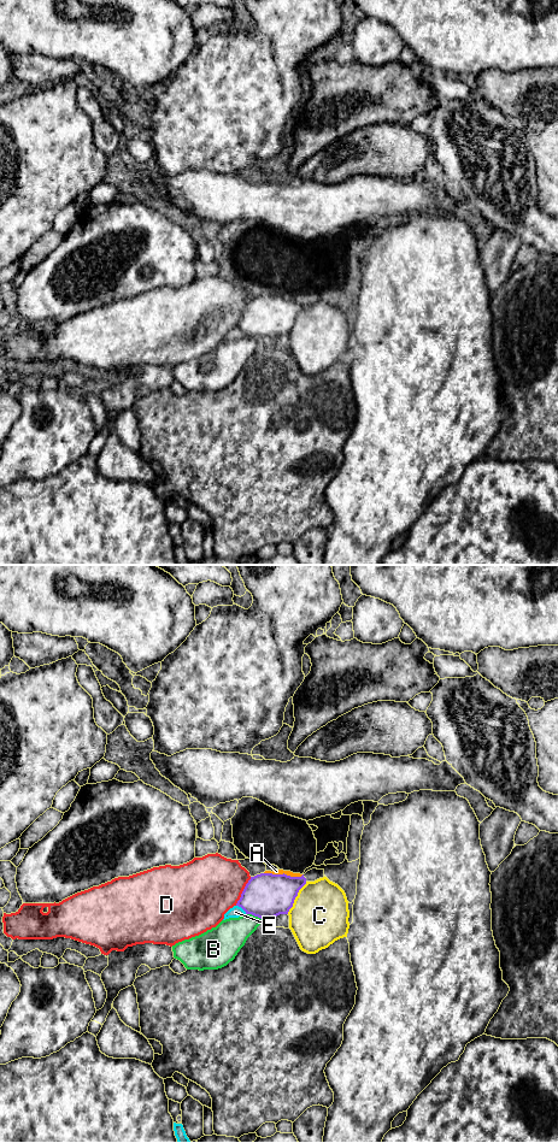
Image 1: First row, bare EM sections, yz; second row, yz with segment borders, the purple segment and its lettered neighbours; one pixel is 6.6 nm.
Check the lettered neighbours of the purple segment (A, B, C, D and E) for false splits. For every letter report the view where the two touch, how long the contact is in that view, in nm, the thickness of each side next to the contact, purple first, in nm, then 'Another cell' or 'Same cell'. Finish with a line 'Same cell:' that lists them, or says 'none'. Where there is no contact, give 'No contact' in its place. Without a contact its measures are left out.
A: Touches purple in yz. Shared border 260 nm. Thickness 300 nm (purple) against 30 nm. Same cell
B: Touches purple in yz. Shared border 120 nm. Thickness 300 nm (purple) against 220 nm. Another cell
C: Touches purple in yz. Shared border 260 nm. Thickness 300 nm (purple) against 380 nm. Another cell
D: Touches purple in yz. Shared border 220 nm. Thickness 300 nm (purple) against 420 nm. Another cell
E: Touches purple in yz. Shared border 90 nm. Thickness 300 nm (purple) against 80 nm. Another cell
Same cell: A

